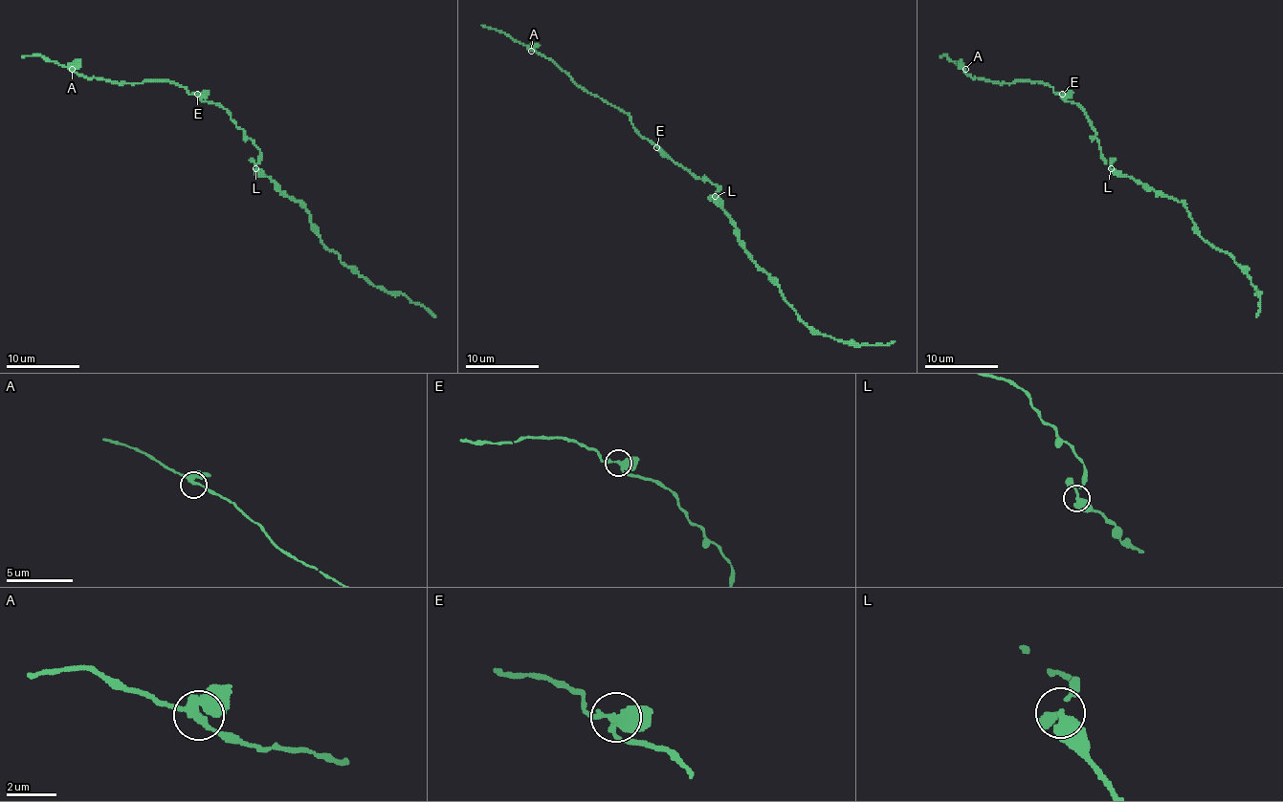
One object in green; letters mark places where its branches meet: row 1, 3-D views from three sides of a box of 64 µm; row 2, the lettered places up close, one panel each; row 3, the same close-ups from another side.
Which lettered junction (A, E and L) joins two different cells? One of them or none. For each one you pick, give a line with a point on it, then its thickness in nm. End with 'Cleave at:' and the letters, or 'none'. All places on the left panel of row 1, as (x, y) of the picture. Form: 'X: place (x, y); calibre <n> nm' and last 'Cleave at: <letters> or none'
Cleave at: none

